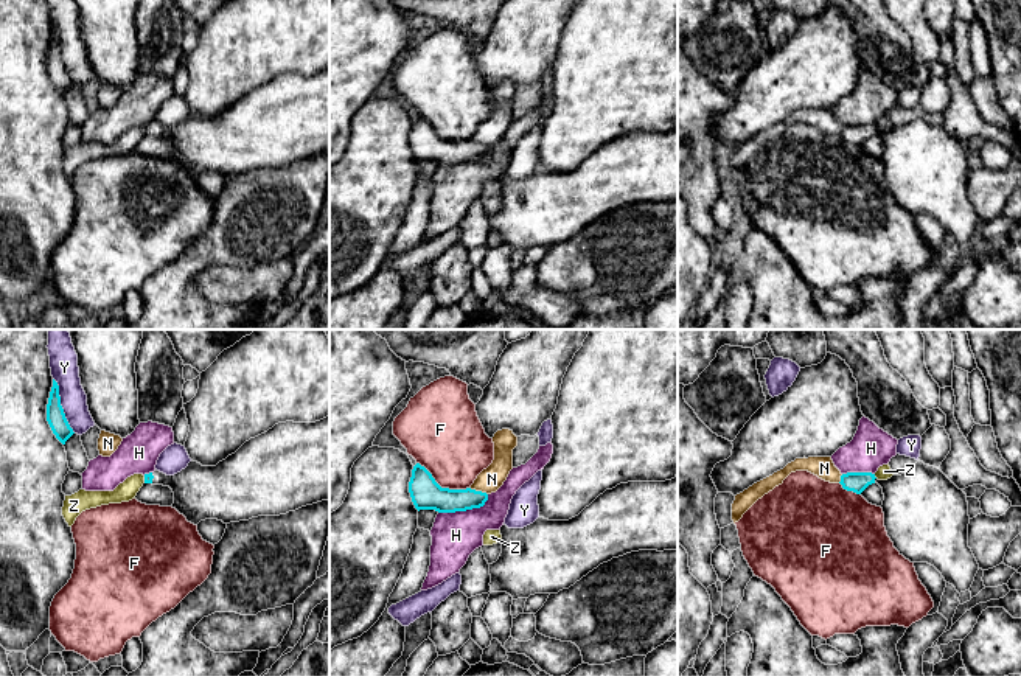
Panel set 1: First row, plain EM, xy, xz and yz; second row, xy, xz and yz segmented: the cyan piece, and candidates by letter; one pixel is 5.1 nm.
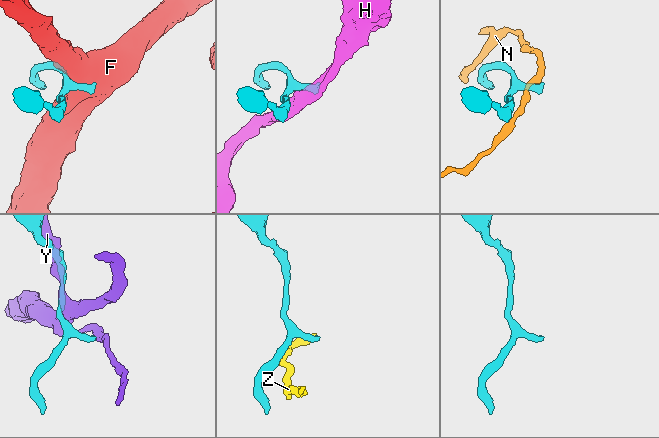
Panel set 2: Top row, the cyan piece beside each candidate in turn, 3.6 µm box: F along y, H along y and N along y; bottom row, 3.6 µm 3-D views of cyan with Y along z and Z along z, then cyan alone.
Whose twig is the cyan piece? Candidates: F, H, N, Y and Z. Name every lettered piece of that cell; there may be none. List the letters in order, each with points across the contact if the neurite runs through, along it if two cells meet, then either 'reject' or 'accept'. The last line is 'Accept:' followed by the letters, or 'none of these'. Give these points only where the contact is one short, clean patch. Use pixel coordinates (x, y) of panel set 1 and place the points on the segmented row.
F: reject
H: border along xz (488, 494), (488, 499), (479, 507), (439, 513); reject
N: border along xz (470, 487), (487, 494); reject
Y: reject
Z: reject
Accept: none of these

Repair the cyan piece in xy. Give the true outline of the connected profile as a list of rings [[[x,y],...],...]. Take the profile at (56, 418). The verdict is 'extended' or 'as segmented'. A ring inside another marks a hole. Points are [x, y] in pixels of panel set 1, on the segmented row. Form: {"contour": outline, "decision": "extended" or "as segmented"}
{"contour": [[[54,379],[47,404],[47,421],[62,444],[65,444],[65,441],[75,434],[61,406],[59,385]]], "decision": "as segmented"}

